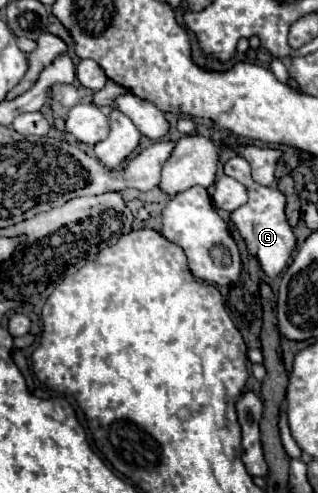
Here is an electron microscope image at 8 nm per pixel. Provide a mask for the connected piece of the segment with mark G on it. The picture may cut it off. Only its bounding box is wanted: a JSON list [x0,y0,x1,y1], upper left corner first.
[225,157,295,277]

